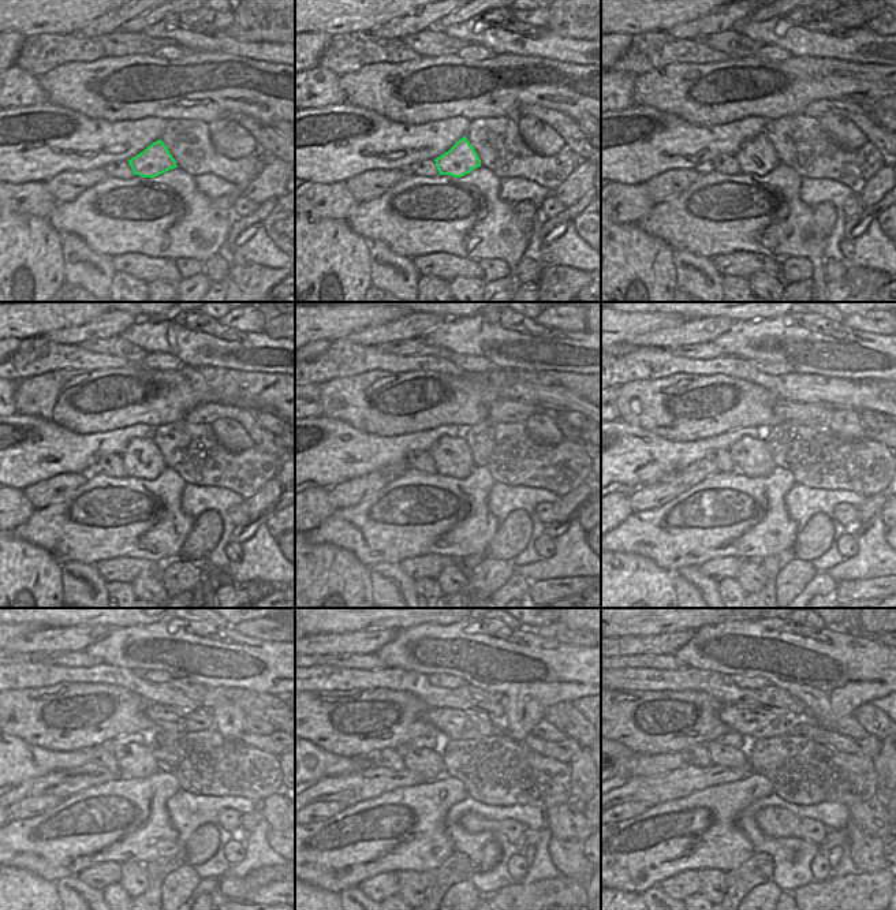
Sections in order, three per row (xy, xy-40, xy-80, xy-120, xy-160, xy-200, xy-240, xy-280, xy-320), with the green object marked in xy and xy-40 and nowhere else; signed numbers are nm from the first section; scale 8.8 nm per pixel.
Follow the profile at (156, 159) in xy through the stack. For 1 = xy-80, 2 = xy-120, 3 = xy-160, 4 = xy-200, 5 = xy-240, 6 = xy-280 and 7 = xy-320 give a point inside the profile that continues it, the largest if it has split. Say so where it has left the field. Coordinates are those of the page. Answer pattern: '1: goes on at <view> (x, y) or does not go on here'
1: goes on at xy-80 (757, 156)
2: goes on at xy-120 (142, 458)
3: goes on at xy-160 (452, 458)
4: goes on at xy-200 (751, 457)
5: goes on at xy-240 (135, 761)
6: goes on at xy-280 (426, 761)
7: goes on at xy-320 (721, 754)

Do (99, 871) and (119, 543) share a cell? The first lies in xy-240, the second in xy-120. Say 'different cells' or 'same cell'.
different cells

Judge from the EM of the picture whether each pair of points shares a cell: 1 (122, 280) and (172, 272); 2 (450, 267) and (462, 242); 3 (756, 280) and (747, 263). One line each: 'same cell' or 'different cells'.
1: different cells
2: different cells
3: different cells

